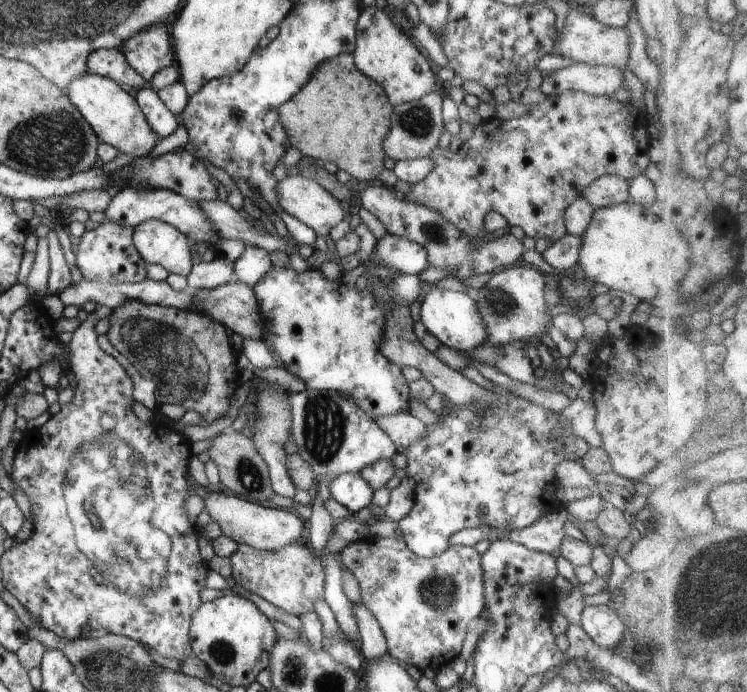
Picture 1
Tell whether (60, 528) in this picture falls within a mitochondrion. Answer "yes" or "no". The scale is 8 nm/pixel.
no

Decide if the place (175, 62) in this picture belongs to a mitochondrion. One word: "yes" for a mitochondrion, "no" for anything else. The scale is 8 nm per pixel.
no

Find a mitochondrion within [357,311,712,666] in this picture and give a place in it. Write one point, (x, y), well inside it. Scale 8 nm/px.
(439, 593)

